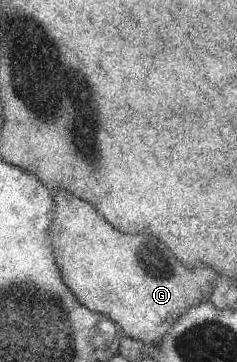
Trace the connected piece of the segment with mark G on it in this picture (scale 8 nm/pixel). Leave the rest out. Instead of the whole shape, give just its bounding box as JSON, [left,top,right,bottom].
[52,192,217,345]

